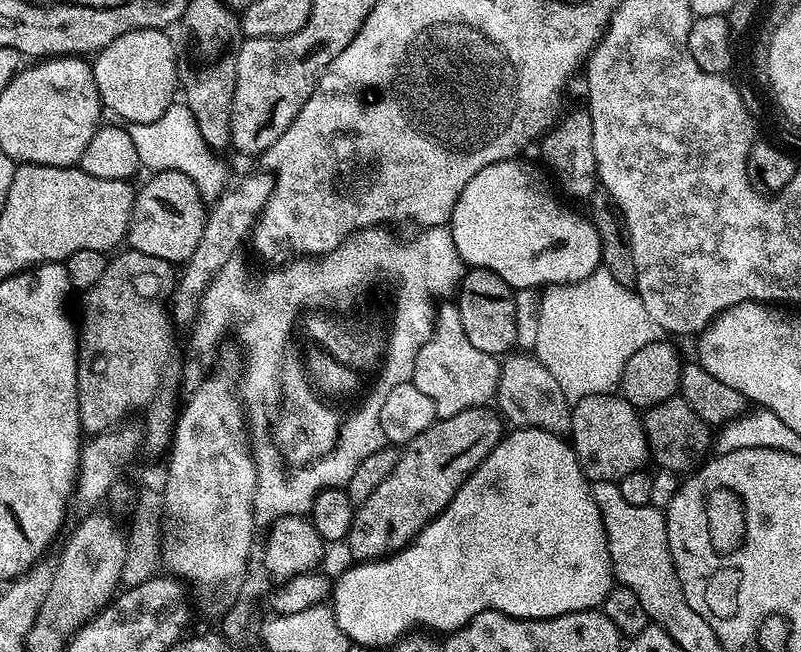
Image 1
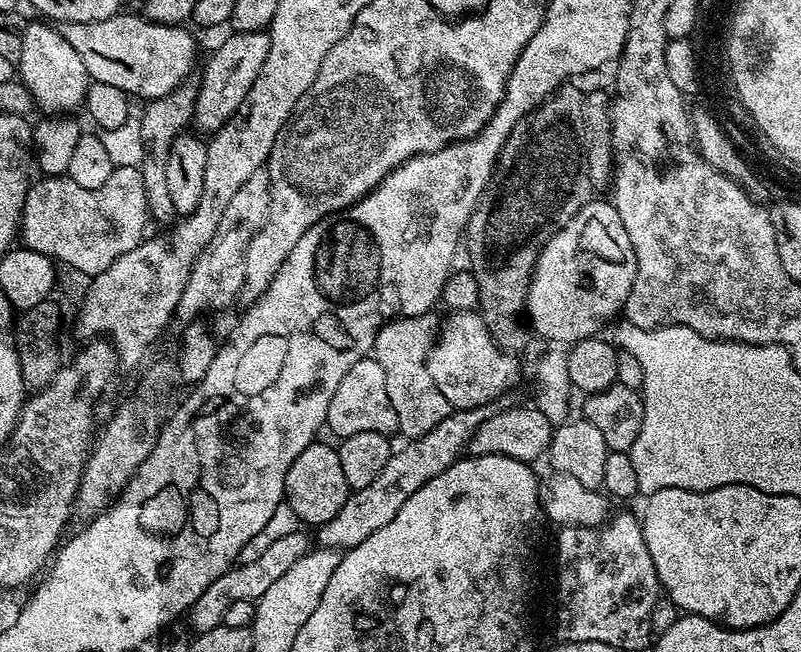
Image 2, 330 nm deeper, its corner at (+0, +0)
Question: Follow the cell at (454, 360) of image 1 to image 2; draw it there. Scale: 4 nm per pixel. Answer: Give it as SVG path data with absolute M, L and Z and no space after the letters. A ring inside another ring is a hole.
M429 314L393 318L380 329L372 347L378 366L382 366L382 371L386 374L386 394L390 394L390 406L394 406L400 423L398 432L399 435L404 435L404 438L415 438L426 434L431 428L436 428L438 422L445 420L450 411L450 405L443 394L436 389L428 369L428 355L432 352L432 346L438 335L438 320L436 324L434 317L435 315Z

